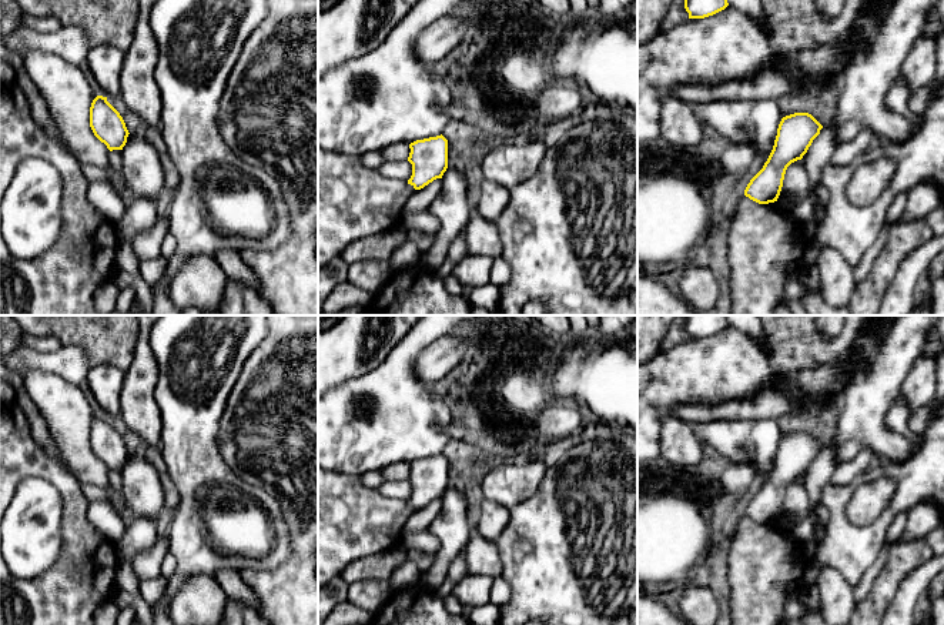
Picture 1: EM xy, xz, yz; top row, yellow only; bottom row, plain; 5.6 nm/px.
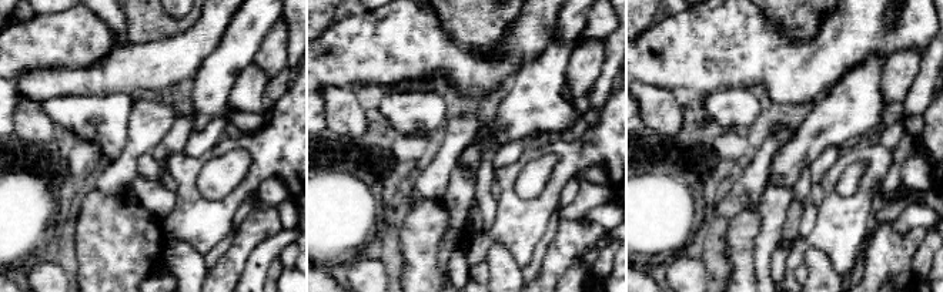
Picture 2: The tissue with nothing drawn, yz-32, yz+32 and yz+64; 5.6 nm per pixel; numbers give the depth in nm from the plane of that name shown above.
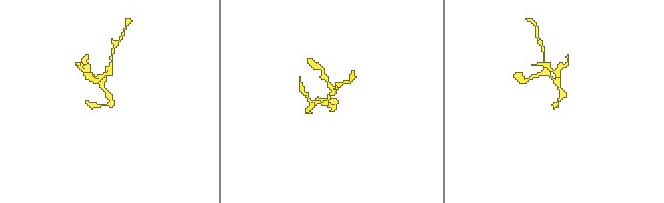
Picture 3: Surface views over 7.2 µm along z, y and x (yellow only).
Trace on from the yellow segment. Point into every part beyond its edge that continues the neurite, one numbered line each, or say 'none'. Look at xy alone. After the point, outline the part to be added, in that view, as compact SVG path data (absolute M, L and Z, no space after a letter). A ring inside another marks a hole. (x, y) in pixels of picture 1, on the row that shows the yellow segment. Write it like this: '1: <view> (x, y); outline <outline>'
none

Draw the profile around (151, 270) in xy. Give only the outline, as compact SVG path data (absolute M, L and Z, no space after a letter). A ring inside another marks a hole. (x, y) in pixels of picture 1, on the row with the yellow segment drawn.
M158 257L153 260L140 260L138 263L140 275L148 284L155 284L163 277L164 270L168 264L170 264L168 260L164 257Z

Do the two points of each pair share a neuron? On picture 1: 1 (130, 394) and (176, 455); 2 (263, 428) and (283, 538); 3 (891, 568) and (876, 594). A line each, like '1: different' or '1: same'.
1: different
2: different
3: same

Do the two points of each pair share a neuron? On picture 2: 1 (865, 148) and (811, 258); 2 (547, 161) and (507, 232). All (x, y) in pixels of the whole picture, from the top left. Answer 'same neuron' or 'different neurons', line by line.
1: different neurons
2: different neurons

